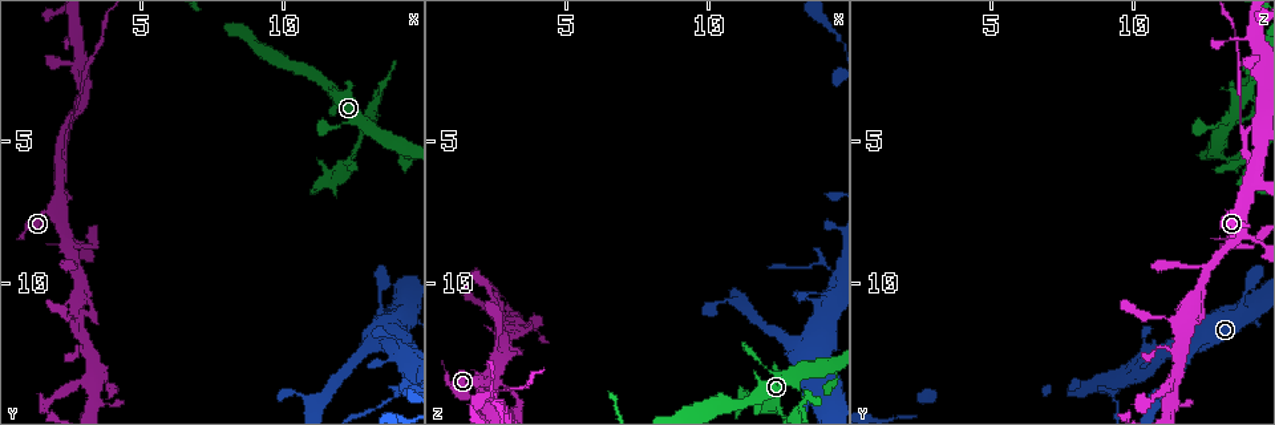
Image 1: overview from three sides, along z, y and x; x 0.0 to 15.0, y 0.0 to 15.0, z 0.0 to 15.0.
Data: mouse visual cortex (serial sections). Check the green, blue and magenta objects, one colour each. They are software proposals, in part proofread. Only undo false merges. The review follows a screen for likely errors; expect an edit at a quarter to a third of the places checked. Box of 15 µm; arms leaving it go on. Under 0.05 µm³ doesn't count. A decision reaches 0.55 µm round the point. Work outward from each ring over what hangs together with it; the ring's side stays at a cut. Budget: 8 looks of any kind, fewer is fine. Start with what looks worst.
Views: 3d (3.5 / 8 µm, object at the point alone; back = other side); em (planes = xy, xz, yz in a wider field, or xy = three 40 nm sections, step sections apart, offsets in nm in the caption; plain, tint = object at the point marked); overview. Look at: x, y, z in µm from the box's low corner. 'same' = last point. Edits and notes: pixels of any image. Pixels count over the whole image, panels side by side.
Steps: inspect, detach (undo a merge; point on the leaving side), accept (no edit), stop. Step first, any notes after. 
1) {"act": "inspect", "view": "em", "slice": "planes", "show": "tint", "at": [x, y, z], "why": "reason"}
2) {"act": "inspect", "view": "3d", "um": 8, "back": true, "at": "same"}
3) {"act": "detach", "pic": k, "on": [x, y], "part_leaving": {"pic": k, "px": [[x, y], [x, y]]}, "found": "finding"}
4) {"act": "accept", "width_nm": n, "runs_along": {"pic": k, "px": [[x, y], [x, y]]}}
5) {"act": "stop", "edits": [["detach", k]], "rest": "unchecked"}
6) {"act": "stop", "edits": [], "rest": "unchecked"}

{"act": "inspect", "view": "em", "slice": "xy", "step": 2, "show": "tint", "at": [2.5, 4.5, 13.8], "why": "sharp bend"}

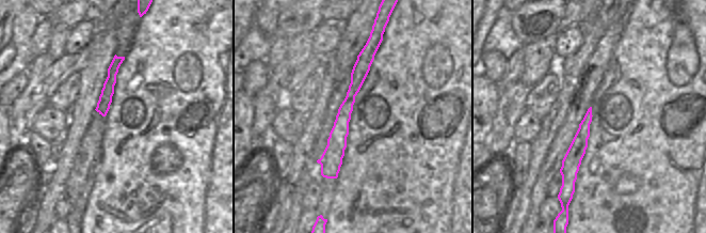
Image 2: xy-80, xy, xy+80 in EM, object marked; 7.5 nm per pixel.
{"act": "inspect", "view": "3d", "um": 3.5, "at": "same"}

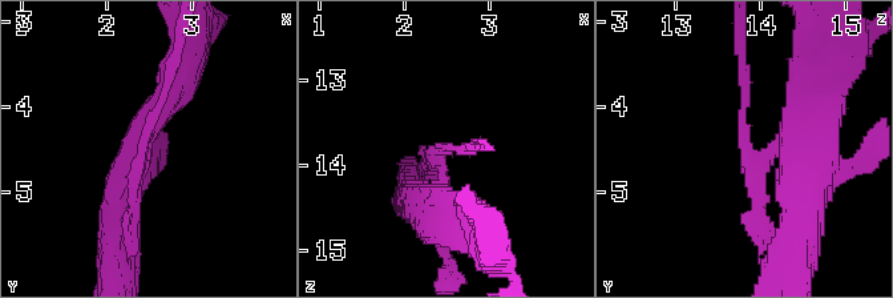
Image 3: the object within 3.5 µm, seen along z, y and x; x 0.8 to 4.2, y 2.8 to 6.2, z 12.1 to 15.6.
{"act": "detach", "pic": 3, "on": [756, 204], "part_leaving": {"pic": 3, "px": [[755, 160], [742, 144], [739, 41]]}, "found": "a second cell is stuck on"}

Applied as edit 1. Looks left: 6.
{"act": "inspect", "view": "3d", "um": 3.5, "at": [2.2, 8.3, 13.6], "why": "looks like a crossing"}

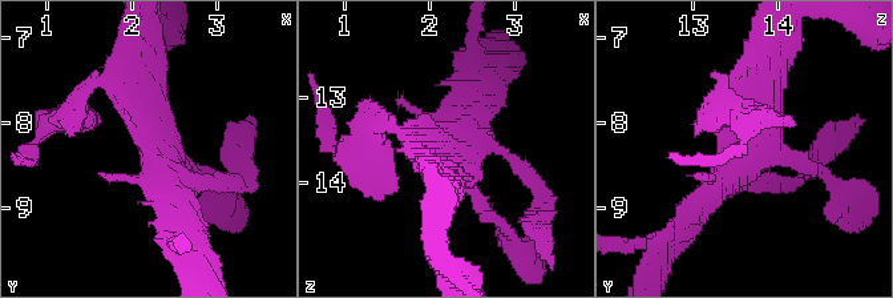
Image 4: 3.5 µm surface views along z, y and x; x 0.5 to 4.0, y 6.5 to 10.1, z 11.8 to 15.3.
{"act": "inspect", "view": "em", "slice": "xy", "step": 2, "show": "tint", "at": [2.25, 8.30, 13.60], "why": "need the tissue"}

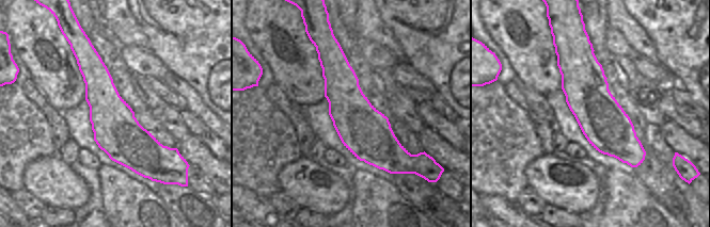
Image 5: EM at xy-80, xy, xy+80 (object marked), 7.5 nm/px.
{"act": "accept", "found": "continuous, no second cell"}

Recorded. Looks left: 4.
{"act": "inspect", "view": "em", "slice": "xy", "step": 2, "show": "tint", "at": [13.2, 3.9, 14.4], "why": "arms part here"}

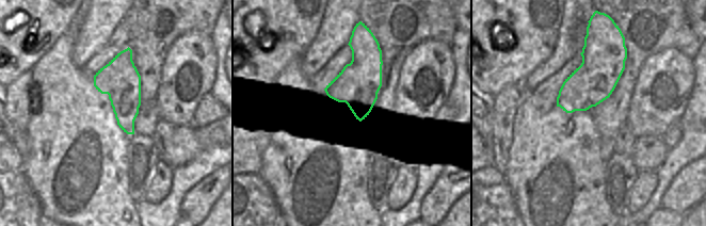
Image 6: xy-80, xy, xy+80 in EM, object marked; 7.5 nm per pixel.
{"act": "inspect", "view": "3d", "um": 3.5, "at": "same", "why": "wider look"}

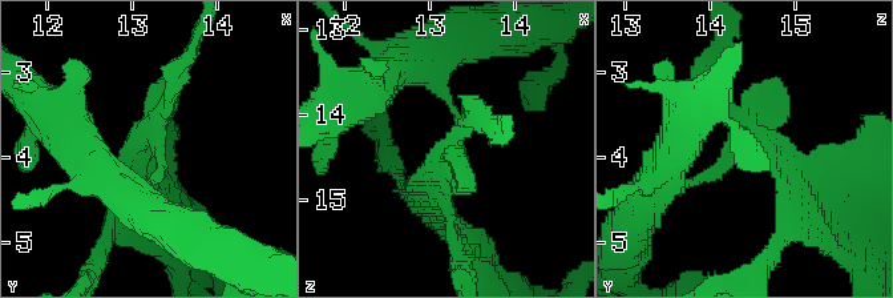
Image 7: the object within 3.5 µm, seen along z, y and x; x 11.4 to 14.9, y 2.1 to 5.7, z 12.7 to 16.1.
{"act": "detach", "pic": 7, "on": [449, 222], "part_leaving": {"pic": 7, "px": [[436, 164], [436, 198], [407, 192]]}, "found": "two cells meet here"}

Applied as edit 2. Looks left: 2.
{"act": "stop", "edits": [["detach", 3], ["detach", 7]], "rest": "unchecked"}

